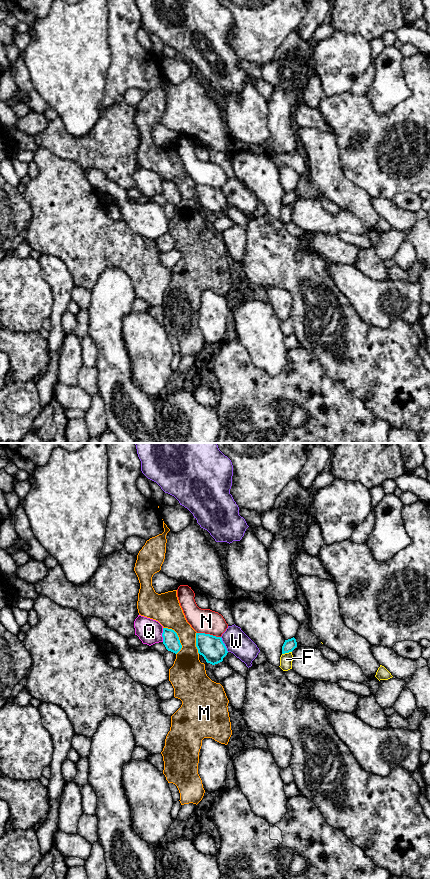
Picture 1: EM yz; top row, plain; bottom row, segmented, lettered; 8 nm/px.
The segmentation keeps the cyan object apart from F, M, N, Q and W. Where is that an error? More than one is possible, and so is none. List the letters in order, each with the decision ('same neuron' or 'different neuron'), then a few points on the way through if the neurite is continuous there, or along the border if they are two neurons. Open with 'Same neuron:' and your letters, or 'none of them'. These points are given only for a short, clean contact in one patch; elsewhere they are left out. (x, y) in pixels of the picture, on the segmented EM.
Same neuron: none of them
F: different neuron | along yz (291, 651), (282, 654)
M: different neuron
N: different neuron
Q: different neuron
W: different neuron

